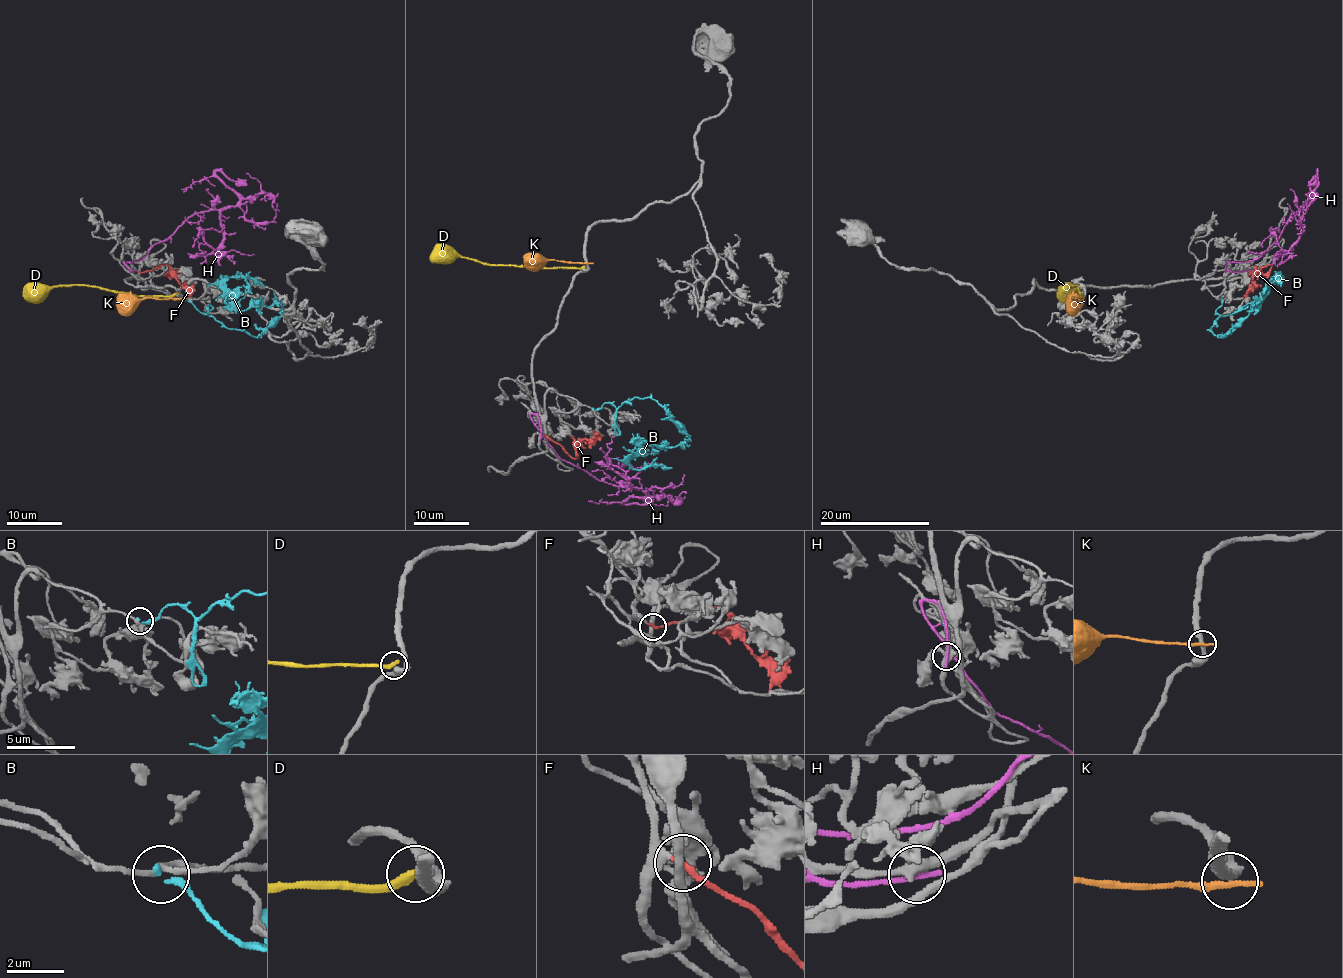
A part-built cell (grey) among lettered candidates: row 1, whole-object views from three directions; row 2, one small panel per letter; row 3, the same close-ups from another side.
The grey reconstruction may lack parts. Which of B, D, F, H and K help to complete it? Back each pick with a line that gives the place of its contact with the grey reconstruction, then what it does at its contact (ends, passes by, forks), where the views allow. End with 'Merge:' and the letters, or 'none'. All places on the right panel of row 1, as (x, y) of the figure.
F: (1249, 272) | it ends
Merge: F

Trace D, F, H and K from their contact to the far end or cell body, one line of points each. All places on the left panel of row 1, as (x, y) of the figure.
D: (175, 293), (133, 296), (96, 286), (75, 285), (53, 286), (37, 299), (24, 297)
F: (140, 273), (167, 265), (168, 274), (183, 288), (186, 299)
H: (133, 270), (123, 262), (141, 259), (193, 215), (219, 212), (223, 245), (216, 251), (204, 232), (225, 227)
K: (179, 297), (137, 299), (116, 306)

